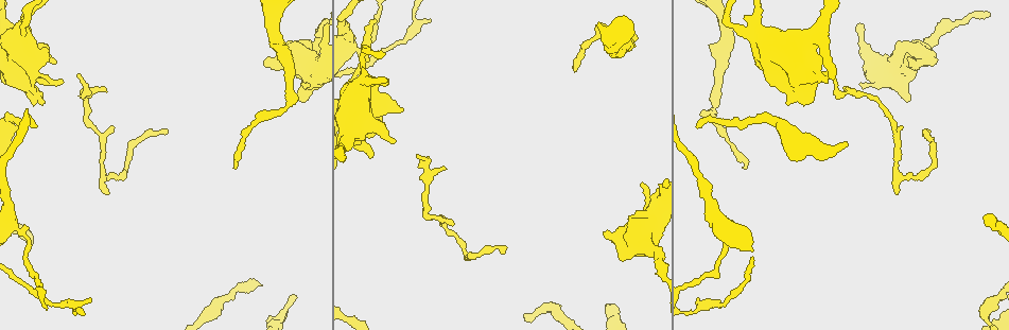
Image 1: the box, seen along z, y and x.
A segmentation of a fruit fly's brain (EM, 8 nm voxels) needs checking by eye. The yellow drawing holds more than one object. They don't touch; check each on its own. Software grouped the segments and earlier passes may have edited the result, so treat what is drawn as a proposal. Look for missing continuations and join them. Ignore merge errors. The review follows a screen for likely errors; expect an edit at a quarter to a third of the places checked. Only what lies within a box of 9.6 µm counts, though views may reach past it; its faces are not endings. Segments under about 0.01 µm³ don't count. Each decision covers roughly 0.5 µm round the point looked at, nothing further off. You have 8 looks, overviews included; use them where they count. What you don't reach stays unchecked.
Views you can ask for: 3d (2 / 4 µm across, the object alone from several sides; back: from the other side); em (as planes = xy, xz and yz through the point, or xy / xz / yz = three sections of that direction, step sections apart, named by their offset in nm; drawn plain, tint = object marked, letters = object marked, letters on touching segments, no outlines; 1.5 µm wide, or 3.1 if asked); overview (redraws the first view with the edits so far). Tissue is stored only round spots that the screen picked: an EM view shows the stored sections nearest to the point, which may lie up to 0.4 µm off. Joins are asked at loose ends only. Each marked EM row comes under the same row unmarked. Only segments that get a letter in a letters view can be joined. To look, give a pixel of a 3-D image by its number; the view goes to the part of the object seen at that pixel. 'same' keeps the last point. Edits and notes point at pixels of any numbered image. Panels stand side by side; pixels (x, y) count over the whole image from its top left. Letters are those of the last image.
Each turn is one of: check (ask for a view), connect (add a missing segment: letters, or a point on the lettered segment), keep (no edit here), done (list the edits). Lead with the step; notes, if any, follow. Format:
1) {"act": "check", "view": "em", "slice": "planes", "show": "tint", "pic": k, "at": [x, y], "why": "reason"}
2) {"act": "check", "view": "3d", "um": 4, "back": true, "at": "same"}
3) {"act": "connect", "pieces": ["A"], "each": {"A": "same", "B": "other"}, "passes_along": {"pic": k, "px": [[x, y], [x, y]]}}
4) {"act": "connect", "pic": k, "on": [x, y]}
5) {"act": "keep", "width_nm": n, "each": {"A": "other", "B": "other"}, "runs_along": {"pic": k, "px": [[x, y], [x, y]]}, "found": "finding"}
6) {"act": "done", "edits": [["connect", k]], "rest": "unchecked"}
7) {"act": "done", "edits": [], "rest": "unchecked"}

{"act": "check", "view": "em", "slice": "planes", "show": "letters", "pic": 1, "at": [907, 102], "why": "free end"}

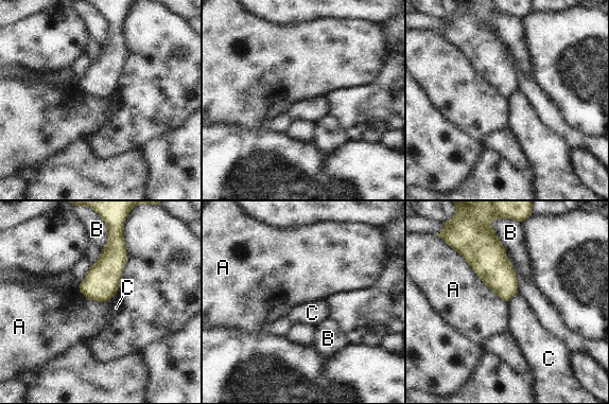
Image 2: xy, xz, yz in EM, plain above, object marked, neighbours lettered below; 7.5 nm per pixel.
{"act": "keep", "each": {"A": "other", "B": "other", "C": "other"}, "border": {"pic": 2, "px": [[455, 250], [481, 280], [507, 303]]}, "found": "no lettered segment goes on from it"}

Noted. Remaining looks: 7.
{"act": "check", "view": "em", "slice": "planes", "show": "letters", "pic": 1, "at": [166, 128], "why": "long arm stops here"}

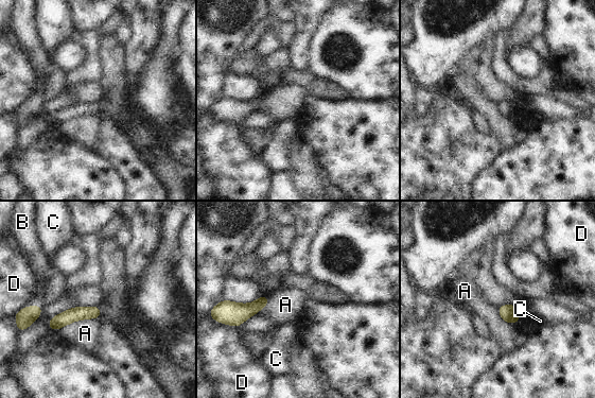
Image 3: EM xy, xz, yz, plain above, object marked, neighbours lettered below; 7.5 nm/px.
{"act": "connect", "pieces": ["B"], "each": {"A": "other", "B": "same", "C": "other", "D": "other"}, "passes_along": {"pic": 3, "px": [[28, 315], [33, 306], [38, 299]]}, "found": "it goes on there"}

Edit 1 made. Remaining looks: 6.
{"act": "check", "view": "3d", "um": 4, "pic": 1, "at": [90, 297], "why": "branch stops here"}

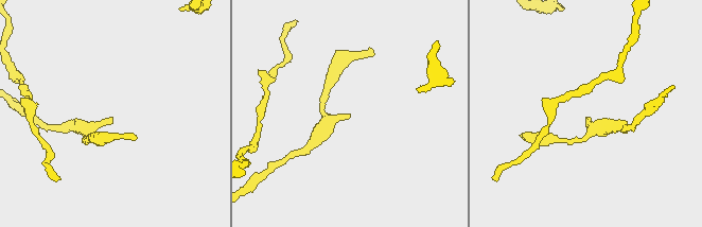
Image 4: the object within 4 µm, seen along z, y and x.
{"act": "check", "view": "em", "slice": "planes", "show": "tint", "pic": 4, "at": [348, 115], "why": "shape alone is not enough"}

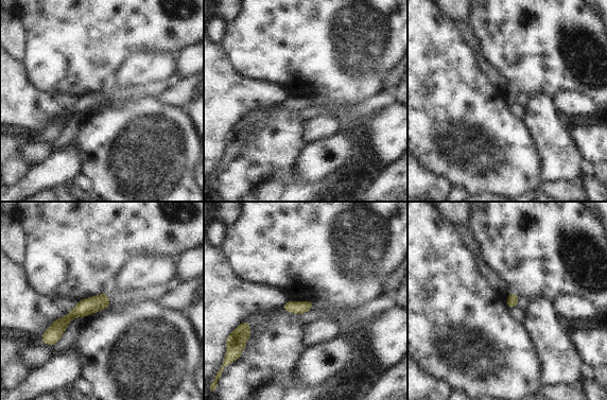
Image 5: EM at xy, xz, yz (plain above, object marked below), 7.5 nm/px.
{"act": "check", "view": "em", "slice": "planes", "show": "letters", "at": "same", "why": "see the neighbours"}

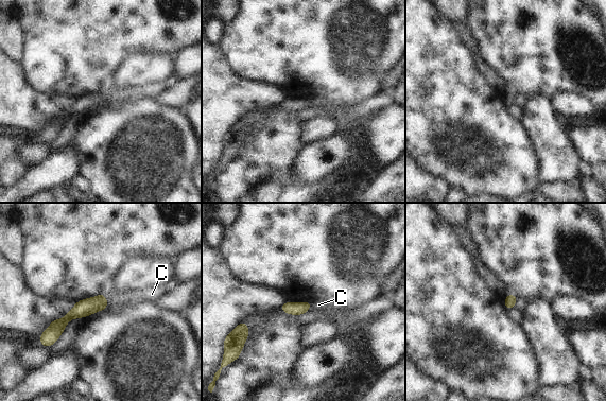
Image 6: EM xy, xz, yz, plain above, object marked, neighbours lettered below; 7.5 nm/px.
{"act": "connect", "pieces": ["C"], "longest_contact_nm": ["C", 110], "each": {"C": "same"}, "passes_along": {"pic": 6, "px": [[83, 308], [106, 300], [114, 298]]}, "found": "it goes on there"}

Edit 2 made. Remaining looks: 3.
{"act": "done", "edits": [["connect", 3], ["connect", 6]], "rest": "unchecked"}

